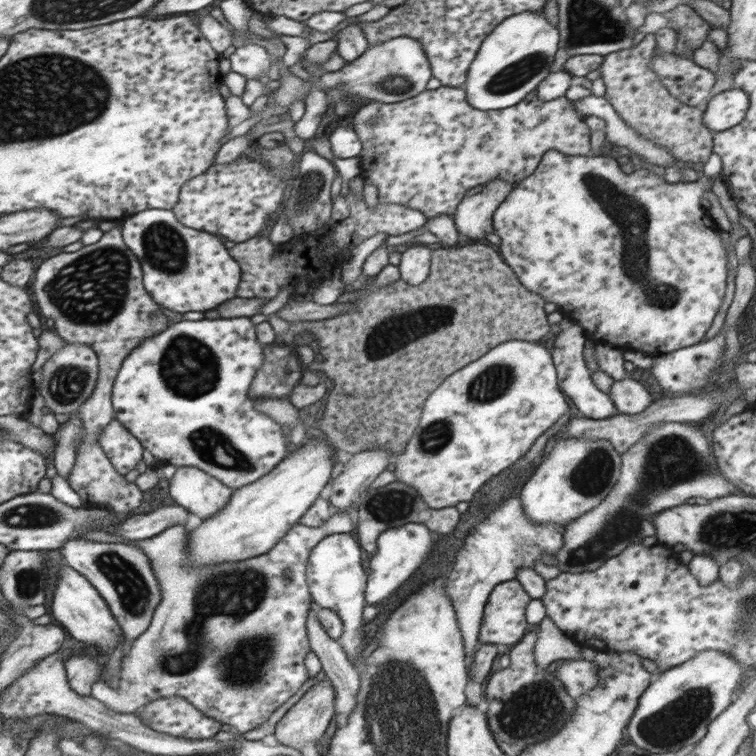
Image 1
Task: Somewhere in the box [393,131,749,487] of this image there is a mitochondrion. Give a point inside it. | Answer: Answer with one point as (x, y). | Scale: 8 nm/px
(631, 217)

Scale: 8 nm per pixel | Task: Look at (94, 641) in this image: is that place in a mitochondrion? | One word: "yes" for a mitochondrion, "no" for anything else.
no

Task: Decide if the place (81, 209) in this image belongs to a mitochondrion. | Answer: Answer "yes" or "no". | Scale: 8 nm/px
no

